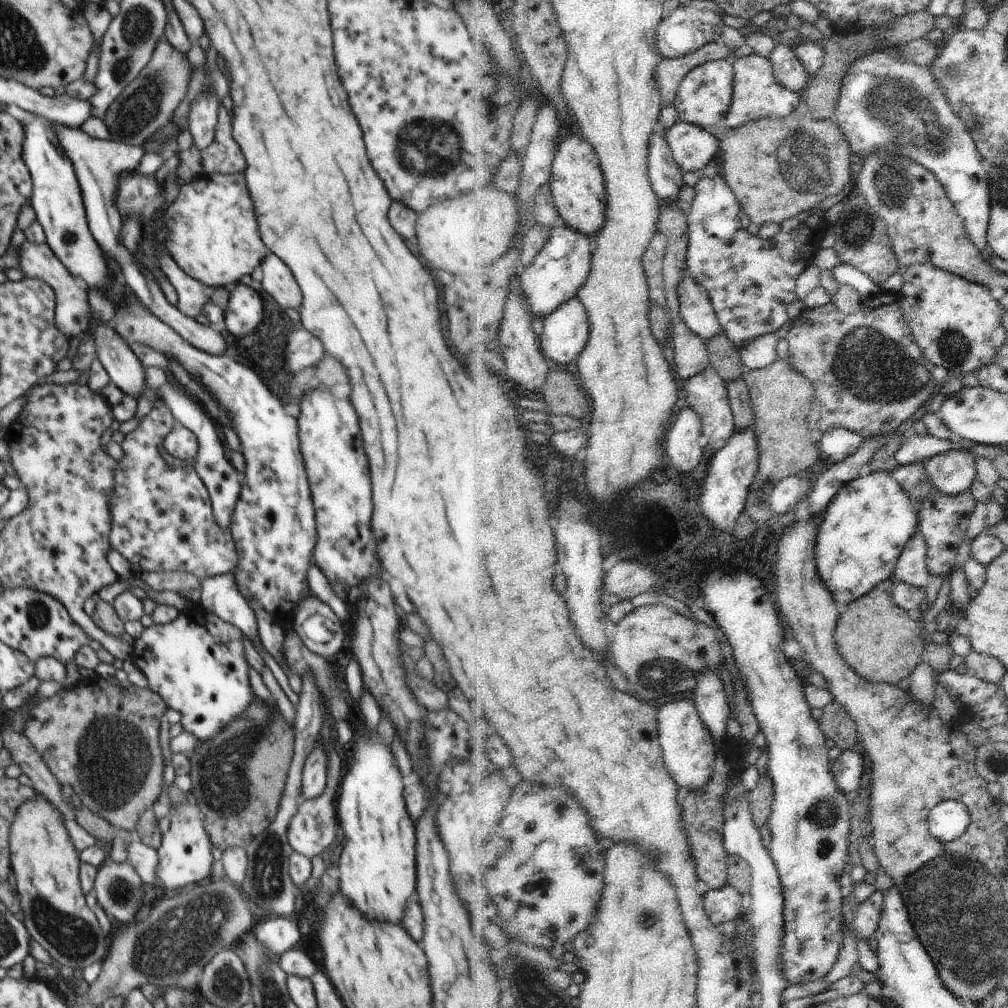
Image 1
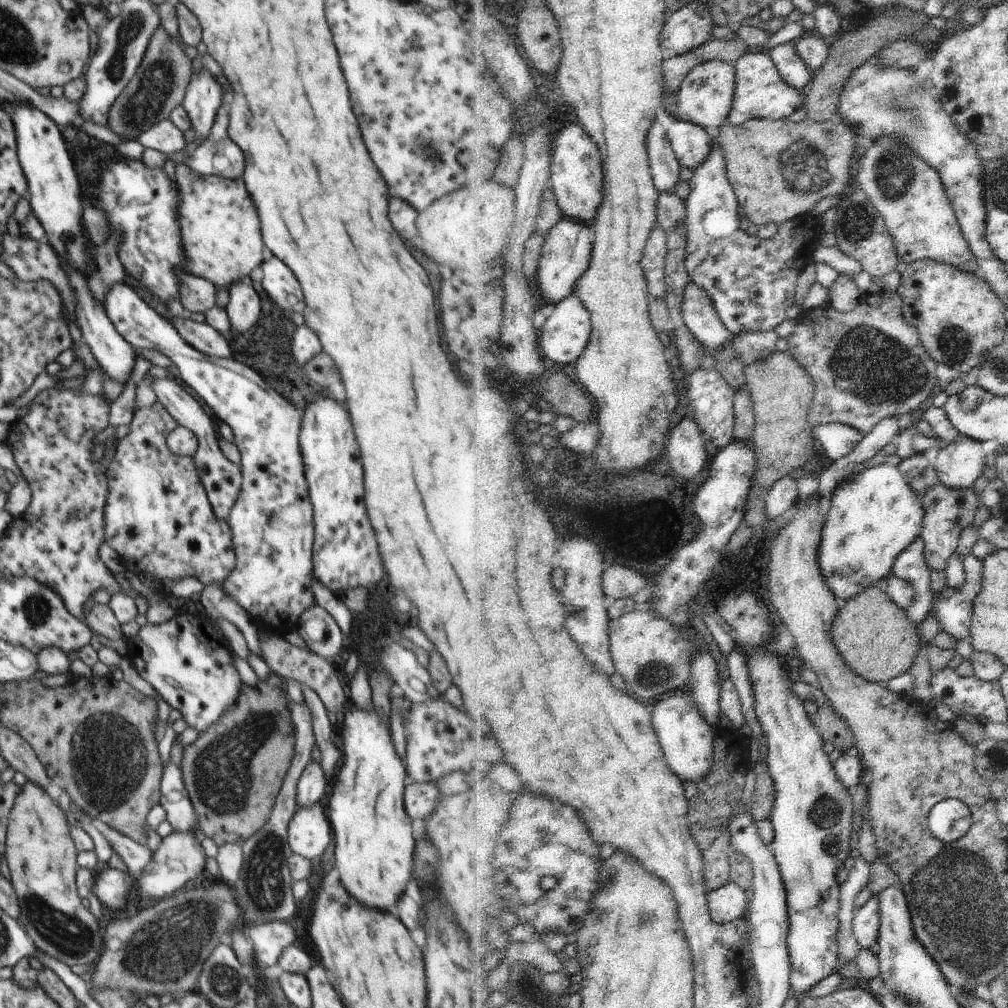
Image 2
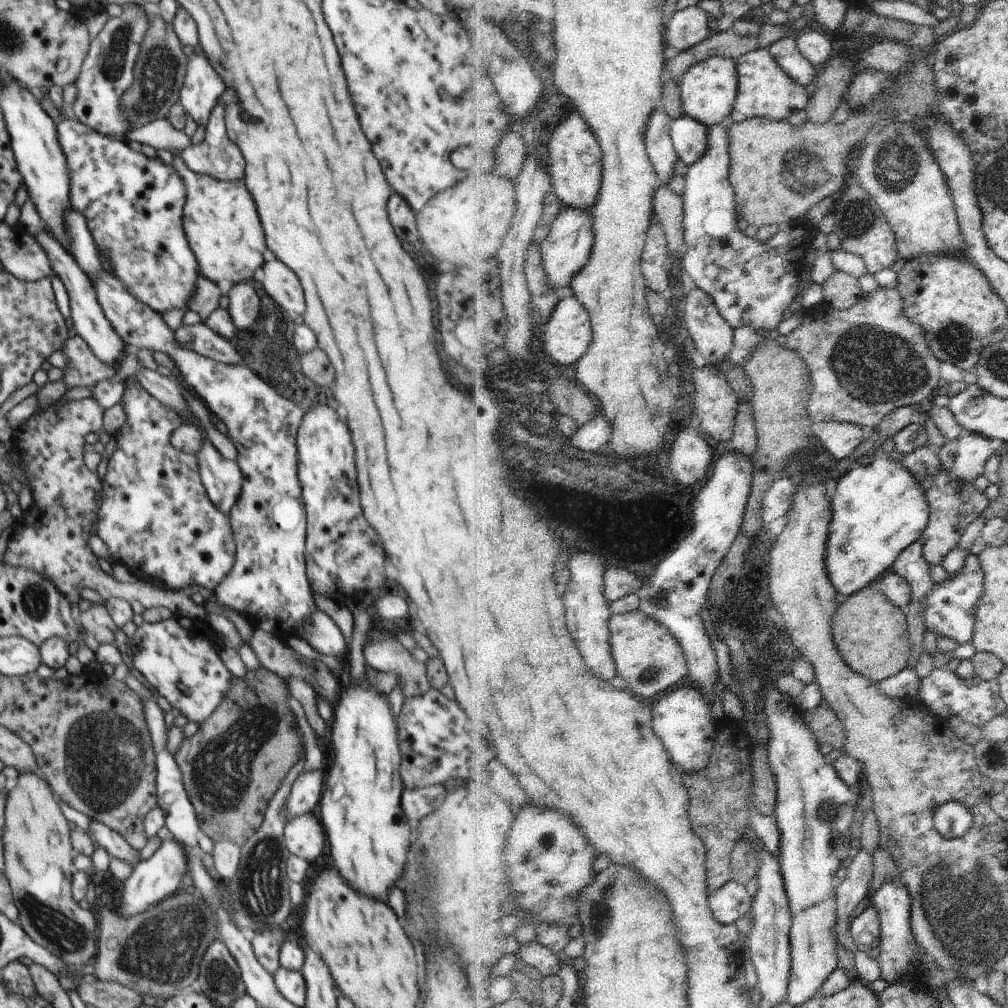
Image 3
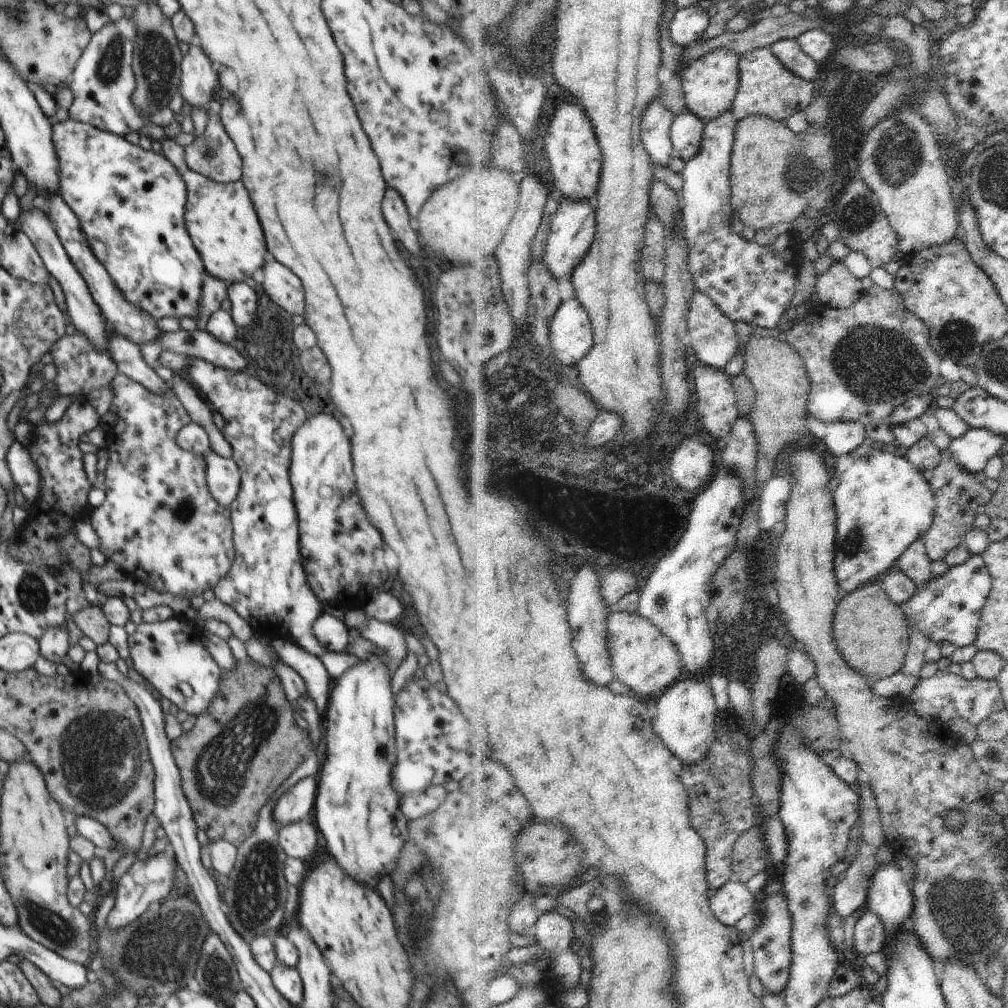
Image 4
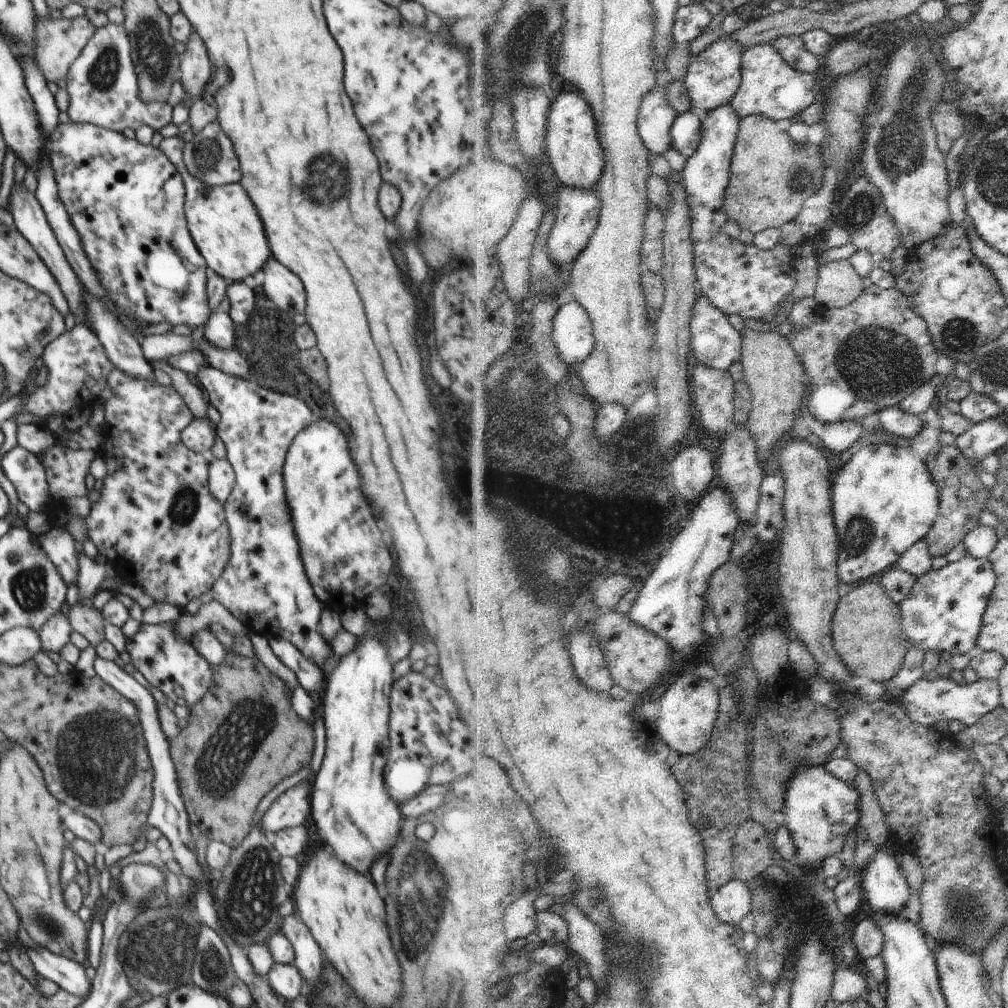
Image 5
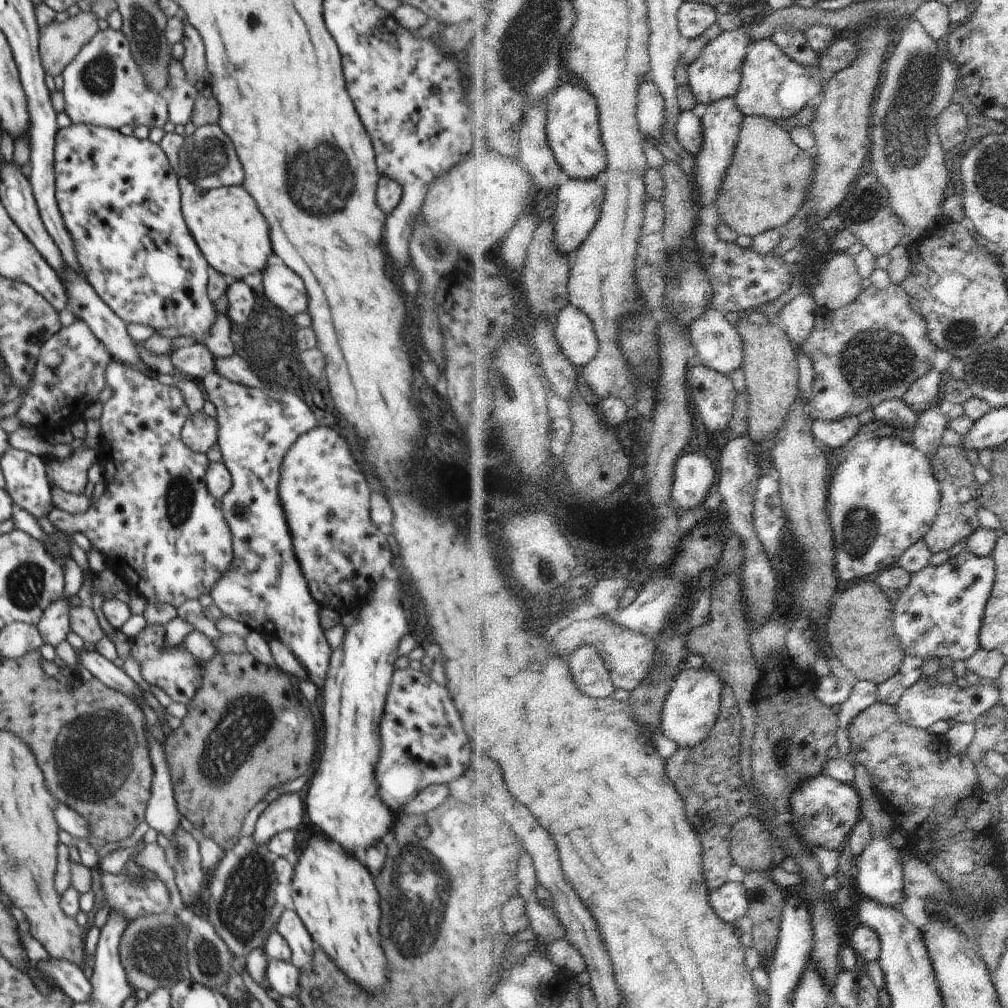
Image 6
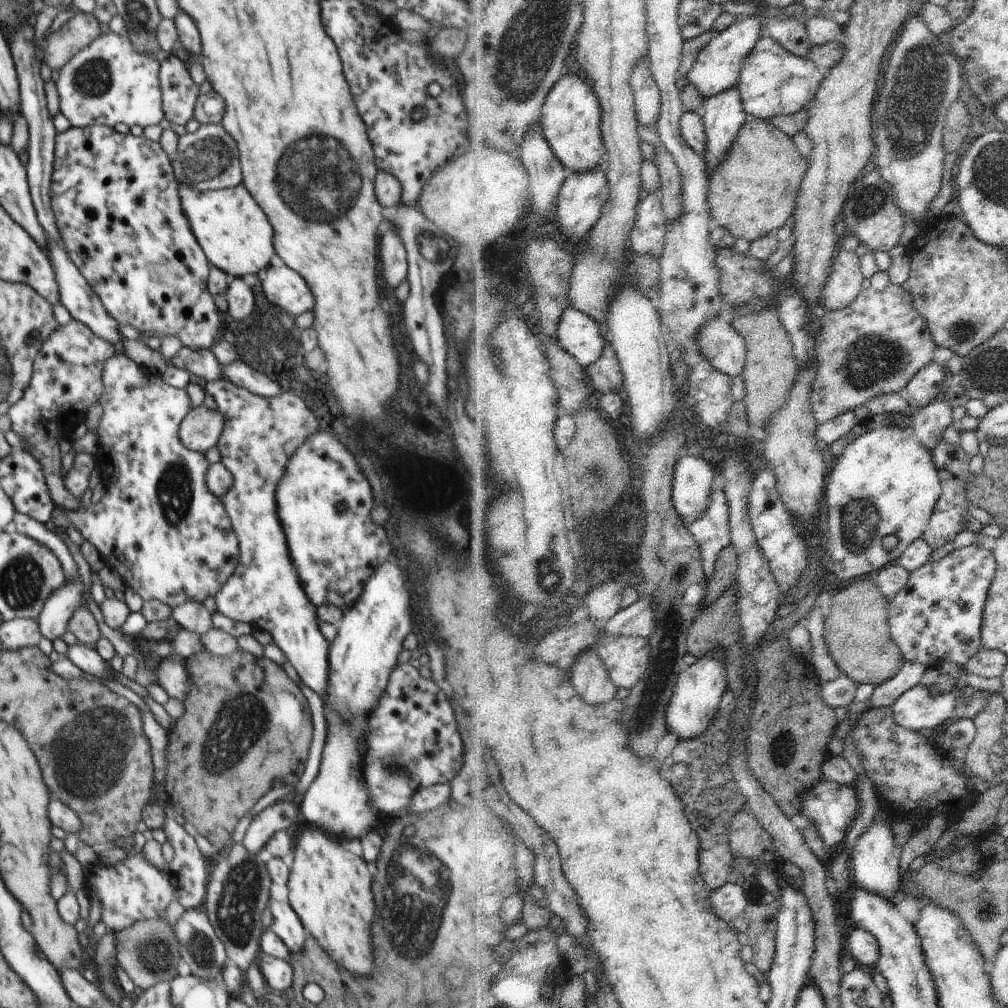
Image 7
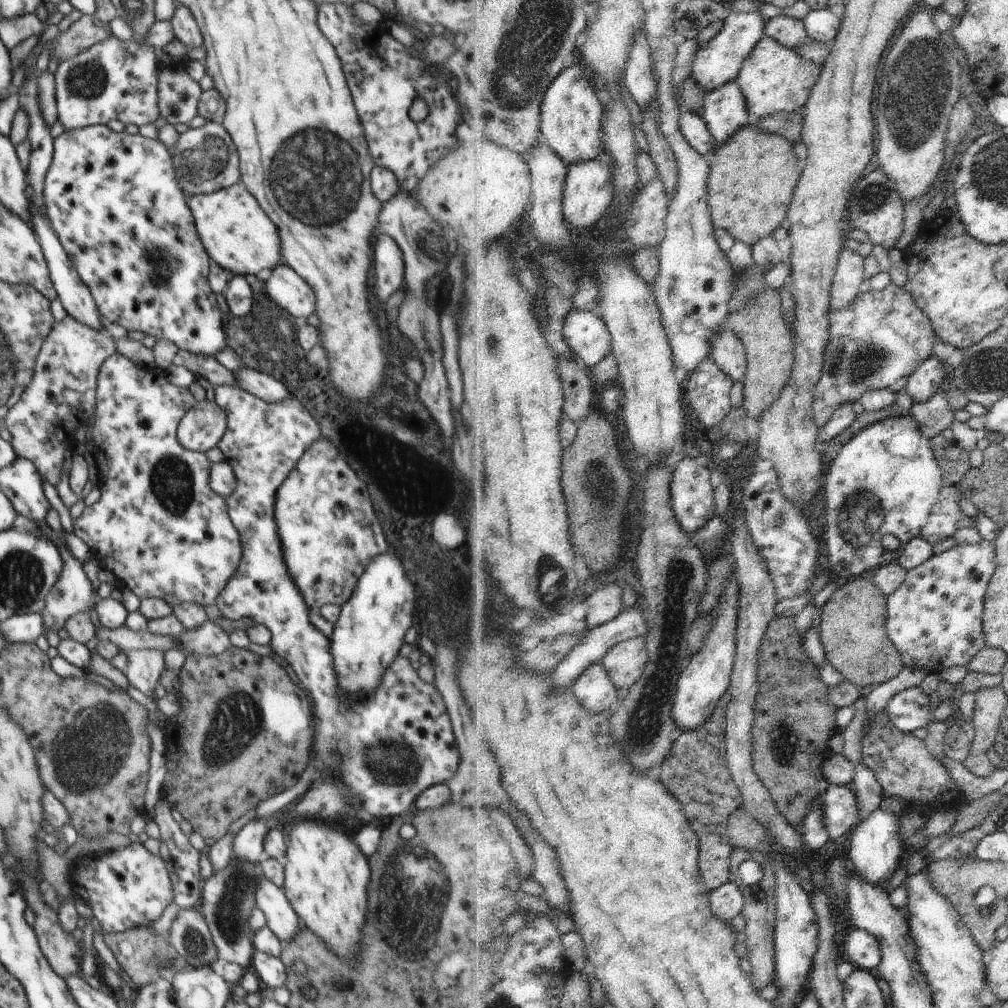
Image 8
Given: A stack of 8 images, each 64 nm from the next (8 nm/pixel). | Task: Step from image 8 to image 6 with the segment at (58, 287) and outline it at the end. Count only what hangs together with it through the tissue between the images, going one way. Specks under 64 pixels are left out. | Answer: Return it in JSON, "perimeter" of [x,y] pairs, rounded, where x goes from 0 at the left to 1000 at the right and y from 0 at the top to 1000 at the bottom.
{"perimeter":[[[65,265],[63,285],[67,296],[67,307],[75,313],[75,317],[83,318],[87,321],[95,335],[98,335],[99,339],[102,339],[103,343],[105,343],[111,358],[131,363],[131,365],[135,365],[135,367],[139,367],[142,370],[148,369],[147,363],[141,359],[141,355],[137,351],[137,340],[129,335],[124,319],[109,308],[107,302],[103,302],[101,296],[95,292],[95,289],[86,278],[83,278],[71,266]]]}

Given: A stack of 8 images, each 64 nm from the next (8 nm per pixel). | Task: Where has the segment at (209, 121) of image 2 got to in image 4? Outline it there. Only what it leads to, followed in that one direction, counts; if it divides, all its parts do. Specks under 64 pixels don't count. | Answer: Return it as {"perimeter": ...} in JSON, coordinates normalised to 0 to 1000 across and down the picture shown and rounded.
{"perimeter":[[[192,34],[181,61],[178,91],[189,107],[205,109],[212,93],[216,92],[216,75],[210,71],[208,60],[198,48],[198,38]]]}

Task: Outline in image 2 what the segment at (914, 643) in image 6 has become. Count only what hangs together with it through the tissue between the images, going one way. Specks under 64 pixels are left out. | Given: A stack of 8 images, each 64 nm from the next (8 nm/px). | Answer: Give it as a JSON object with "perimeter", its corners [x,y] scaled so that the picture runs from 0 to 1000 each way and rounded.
{"perimeter":[[[963,549],[955,556],[956,574],[951,584],[938,582],[926,593],[927,614],[933,620],[933,626],[940,628],[949,636],[957,635],[963,629],[963,616],[966,612],[967,594],[971,592],[975,581],[975,561],[968,552]]]}

